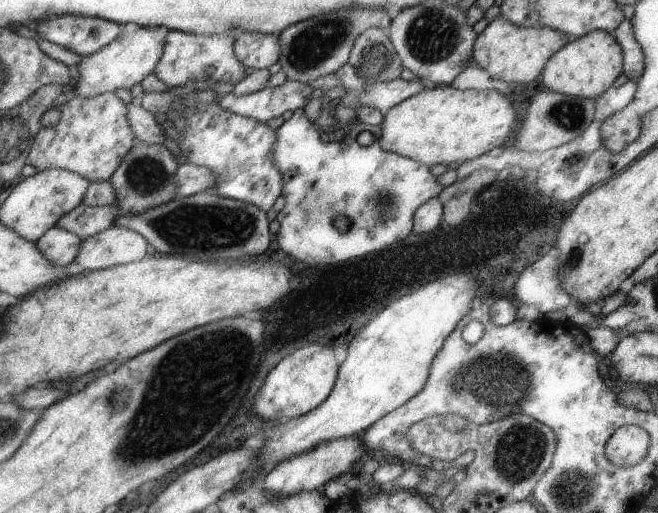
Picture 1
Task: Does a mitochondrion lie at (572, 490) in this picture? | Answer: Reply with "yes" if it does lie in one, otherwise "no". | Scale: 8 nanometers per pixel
yes

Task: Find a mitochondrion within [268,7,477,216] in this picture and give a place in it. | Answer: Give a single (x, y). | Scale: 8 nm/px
(316, 42)

